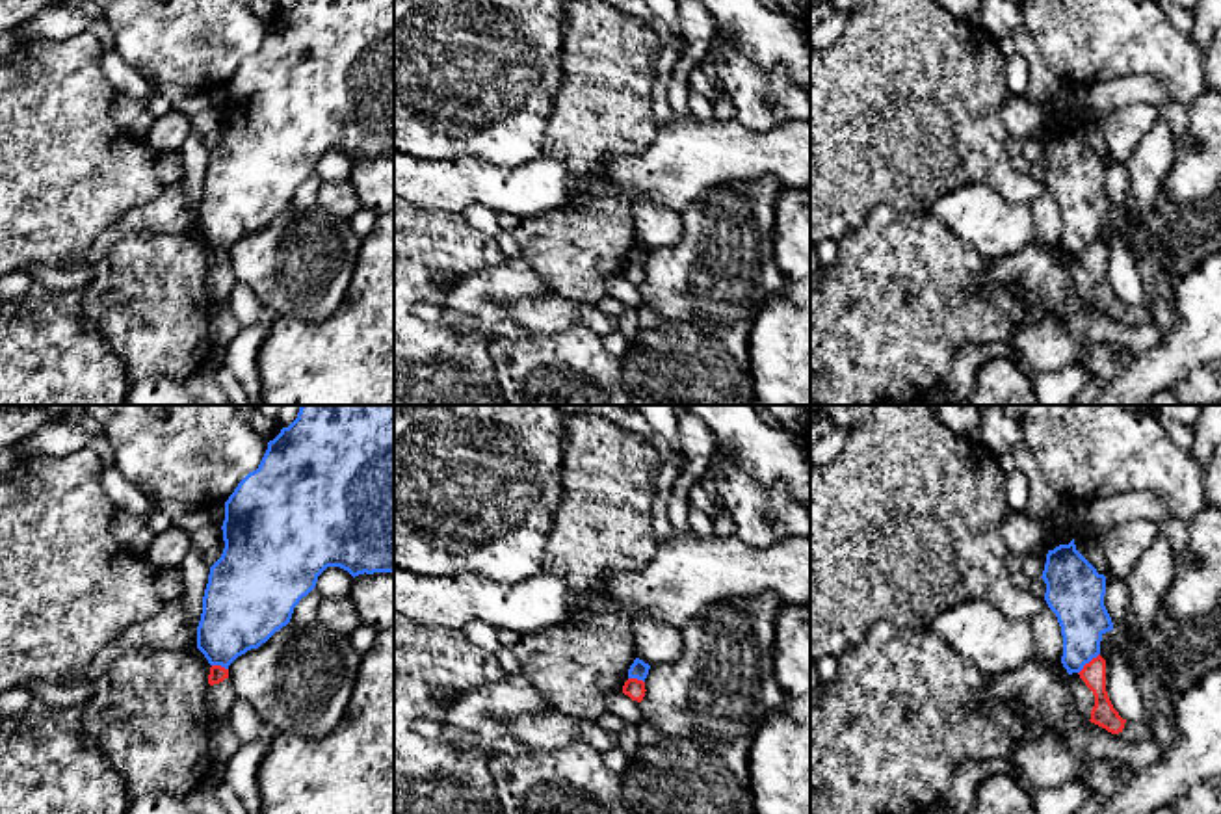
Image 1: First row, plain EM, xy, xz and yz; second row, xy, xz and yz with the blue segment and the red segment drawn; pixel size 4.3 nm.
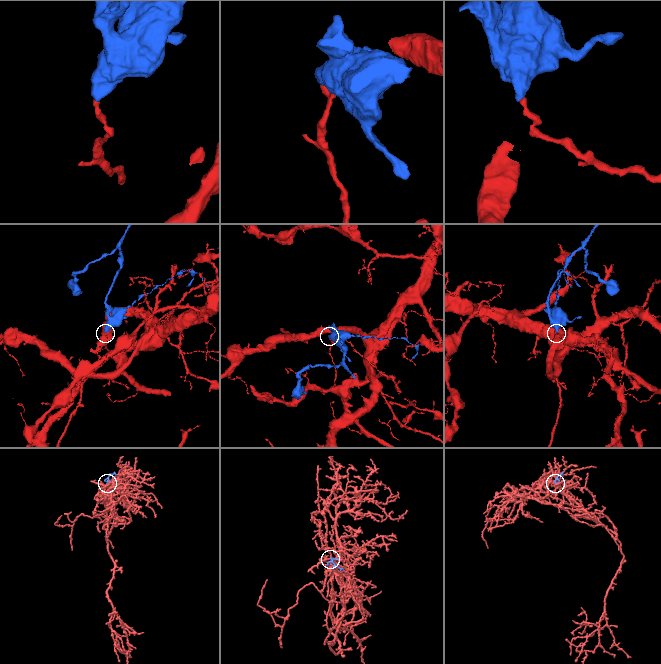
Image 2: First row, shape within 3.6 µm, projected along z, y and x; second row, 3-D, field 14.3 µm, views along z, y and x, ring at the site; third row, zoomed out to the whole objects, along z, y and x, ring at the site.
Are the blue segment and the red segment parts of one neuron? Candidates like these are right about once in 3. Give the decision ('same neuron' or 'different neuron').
different neuron

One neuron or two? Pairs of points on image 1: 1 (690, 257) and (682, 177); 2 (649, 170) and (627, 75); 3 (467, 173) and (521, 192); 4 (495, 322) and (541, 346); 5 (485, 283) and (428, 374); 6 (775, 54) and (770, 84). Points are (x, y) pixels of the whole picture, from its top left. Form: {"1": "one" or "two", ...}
{"1": "two", "2": "two", "3": "one", "4": "two", "5": "two", "6": "two"}

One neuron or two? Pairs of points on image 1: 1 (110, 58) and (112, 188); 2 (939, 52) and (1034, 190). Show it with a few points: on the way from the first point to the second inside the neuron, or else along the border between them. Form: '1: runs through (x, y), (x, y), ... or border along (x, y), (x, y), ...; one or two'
1: border along (103, 49), (103, 73), (118, 91); two
2: runs through (939, 90), (939, 110), (997, 168); one

